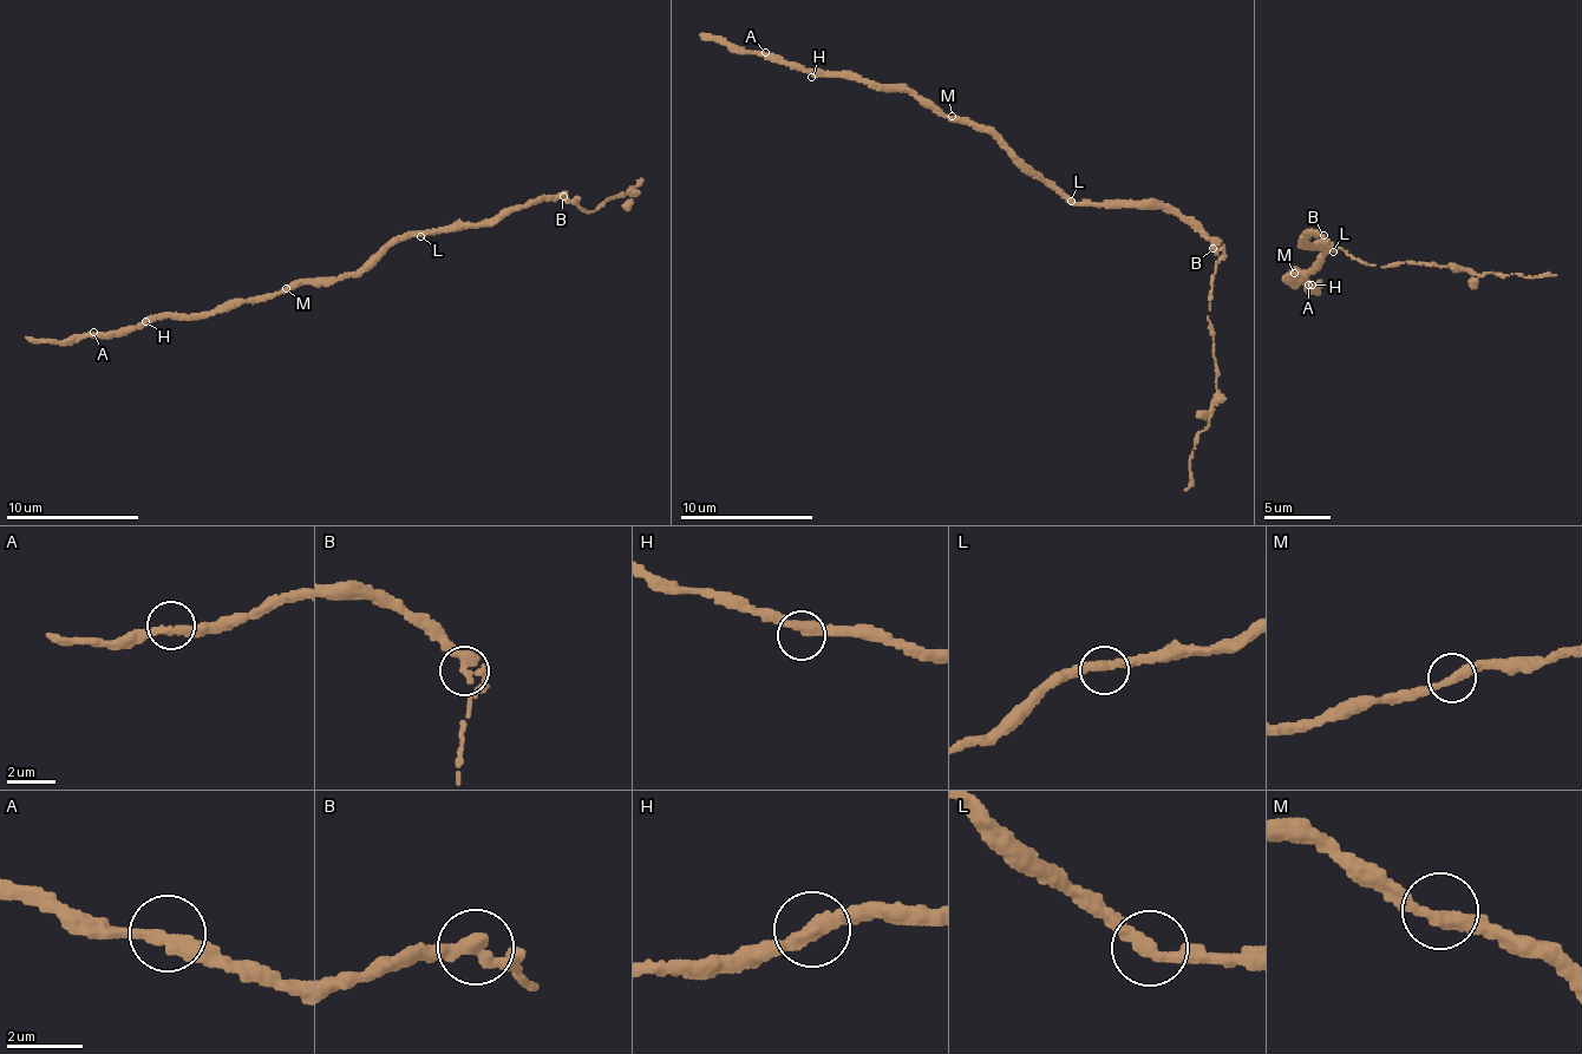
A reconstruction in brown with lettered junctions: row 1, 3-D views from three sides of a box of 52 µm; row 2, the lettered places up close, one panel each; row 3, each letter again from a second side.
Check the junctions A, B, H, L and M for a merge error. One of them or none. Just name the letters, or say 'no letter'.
B

